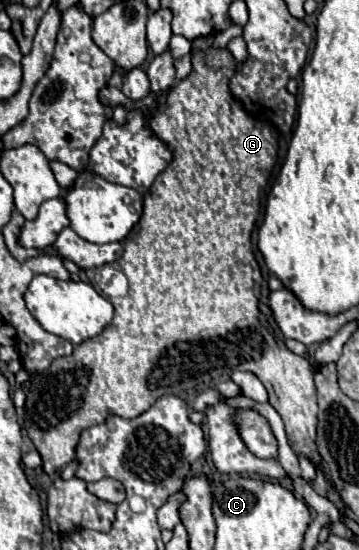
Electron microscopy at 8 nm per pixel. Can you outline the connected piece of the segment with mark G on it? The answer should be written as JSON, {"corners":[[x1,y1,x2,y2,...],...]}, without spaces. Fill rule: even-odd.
{"corners":[[210,48,204,52,198,52,192,56,192,72,186,80,180,80,170,92,166,102,150,116,148,124,150,128,156,132,156,136,160,140,164,140,168,144,168,148,172,150,174,158,168,164,168,168,164,172,160,172,154,180,154,186,150,188,150,192,144,196,144,210,142,210,142,218,140,222,134,226,134,230,128,234,128,238,124,240,124,256,114,264,118,270,122,270,130,282,130,290,126,296,122,298,110,298,110,302,114,304,114,318,110,322,110,326,106,326,102,330,102,334,98,334,92,340,86,340,82,344,78,344,72,352,72,356,66,358,56,358,52,362,52,366,38,374,36,378,32,378,32,386,30,390,26,390,26,416,24,416,24,430,30,436,32,444,36,446,36,450,40,452,42,460,44,460,44,470,48,474,58,472,60,468,64,468,68,462,72,462,76,458,76,446,78,446,78,438,80,432,84,428,90,428,94,424,100,424,108,414,116,414,116,416,124,416,124,418,136,418,142,412,146,412,158,398,166,396,166,394,174,394,180,396,188,390,194,392,202,392,206,388,210,388,214,384,214,380,218,380,224,374,230,374,234,370,248,370,252,374,256,374,260,378,260,382,264,384,264,388,268,390,268,398,270,404,276,408,276,412,282,416,284,424,286,424,286,434,290,440,290,446,296,454,306,454,312,462,320,462,316,450,314,450,314,436,316,436,316,414,318,414,318,406,316,406,316,388,314,388,314,374,310,370,310,364,306,358,296,356,294,352,290,352,284,344,276,342,276,338,272,336,272,332,260,324,262,312,258,308,258,298,260,298,260,286,262,286,262,274,260,274,260,266,252,254,252,246,250,246,250,234,254,228,254,220,258,216,258,208,260,208,260,192,266,186,274,160,276,160,276,152,278,152,278,130,274,130,268,122,258,122,256,118,252,118,242,104,238,102,238,98,232,96,230,88,228,88,228,78,234,74,236,70,236,60,234,56,226,50,226,48]]}

